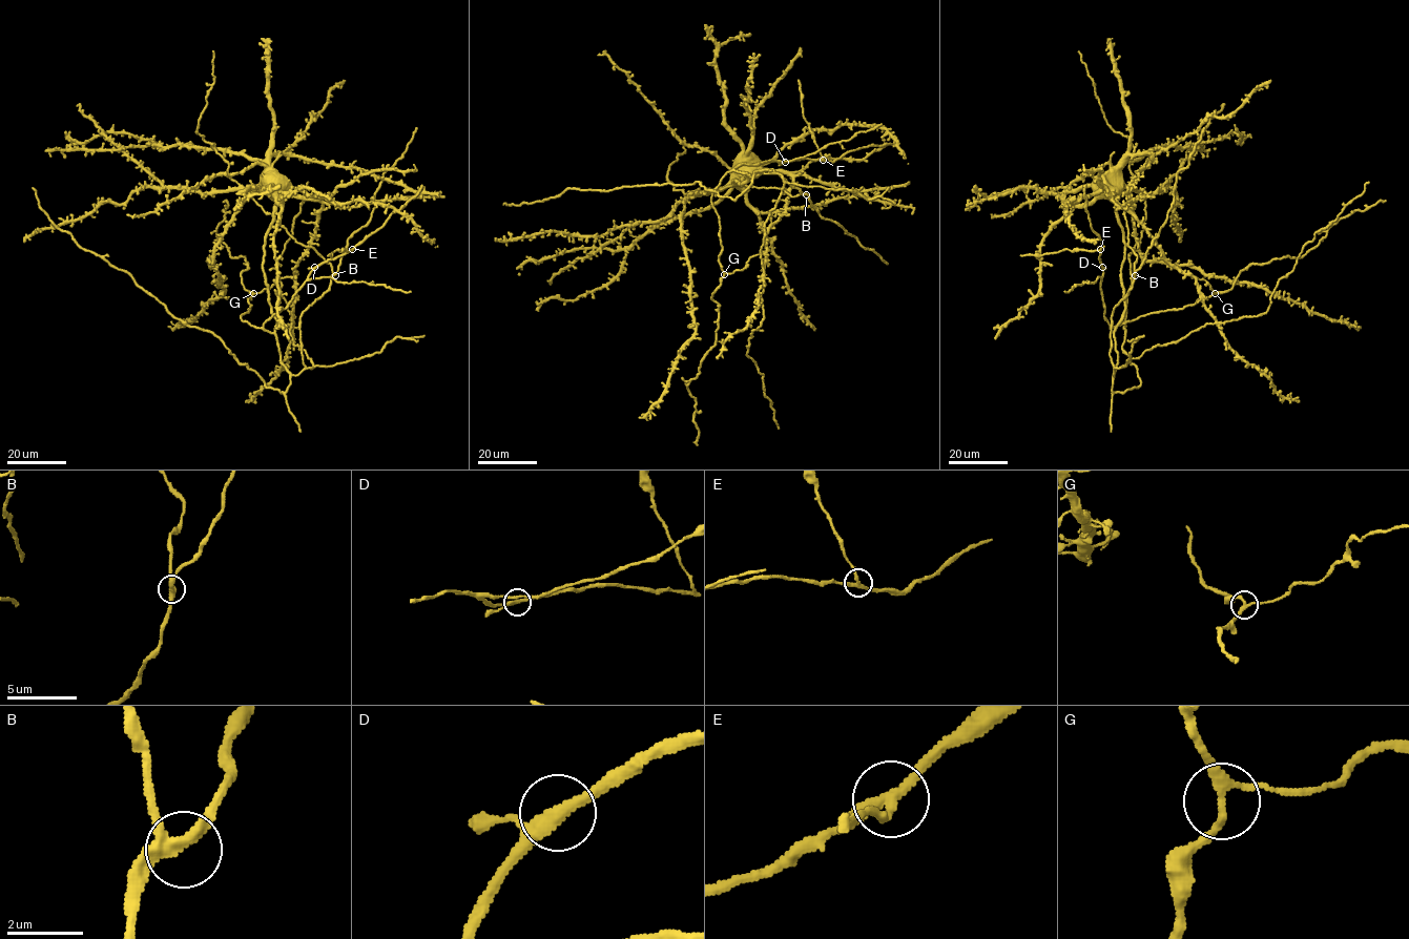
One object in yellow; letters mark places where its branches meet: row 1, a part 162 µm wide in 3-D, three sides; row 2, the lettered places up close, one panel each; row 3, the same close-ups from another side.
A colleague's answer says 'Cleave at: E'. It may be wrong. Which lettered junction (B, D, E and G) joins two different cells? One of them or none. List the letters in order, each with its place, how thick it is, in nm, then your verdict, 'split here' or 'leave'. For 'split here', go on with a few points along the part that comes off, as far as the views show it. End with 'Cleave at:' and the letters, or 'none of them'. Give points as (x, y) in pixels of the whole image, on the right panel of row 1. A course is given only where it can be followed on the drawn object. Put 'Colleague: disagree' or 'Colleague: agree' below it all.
B: place (1135, 275); calibre 280 nm; leave
D: place (1102, 267); calibre 240 nm; leave
E: place (1100, 249); calibre 240 nm; split here; course (1100, 249), (1063, 249), (1054, 253), (1020, 255)
G: place (1215, 293); calibre 200 nm; leave
Cleave at: E
Colleague: agree

